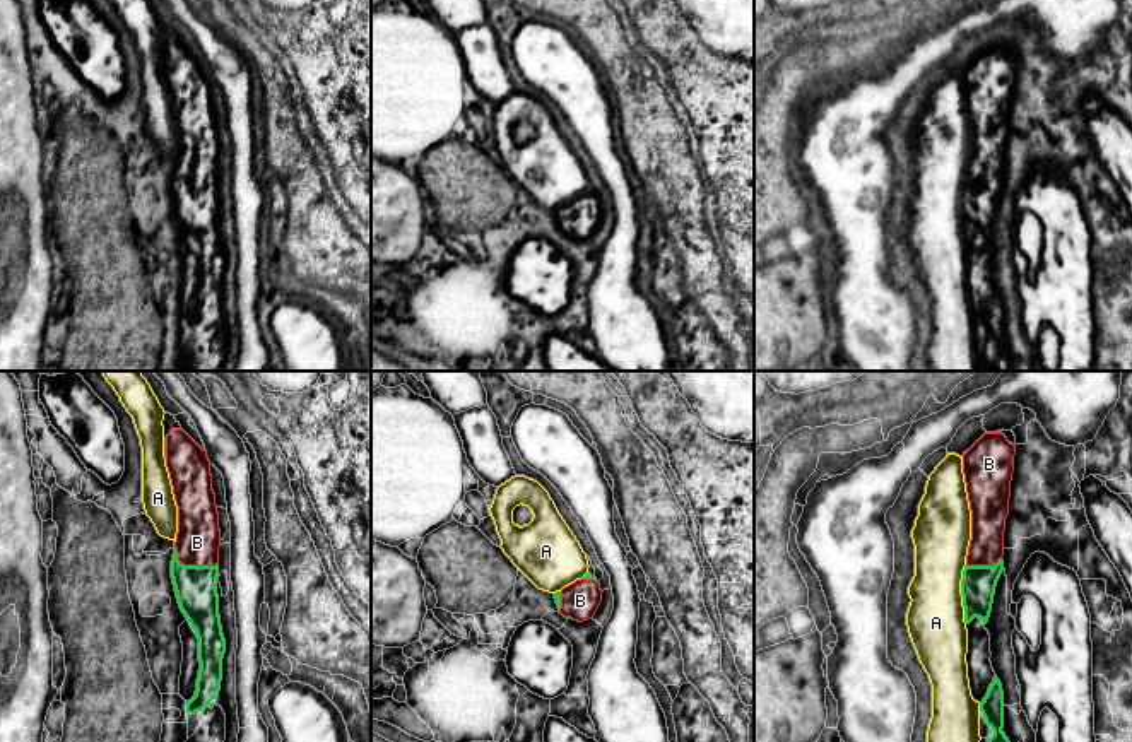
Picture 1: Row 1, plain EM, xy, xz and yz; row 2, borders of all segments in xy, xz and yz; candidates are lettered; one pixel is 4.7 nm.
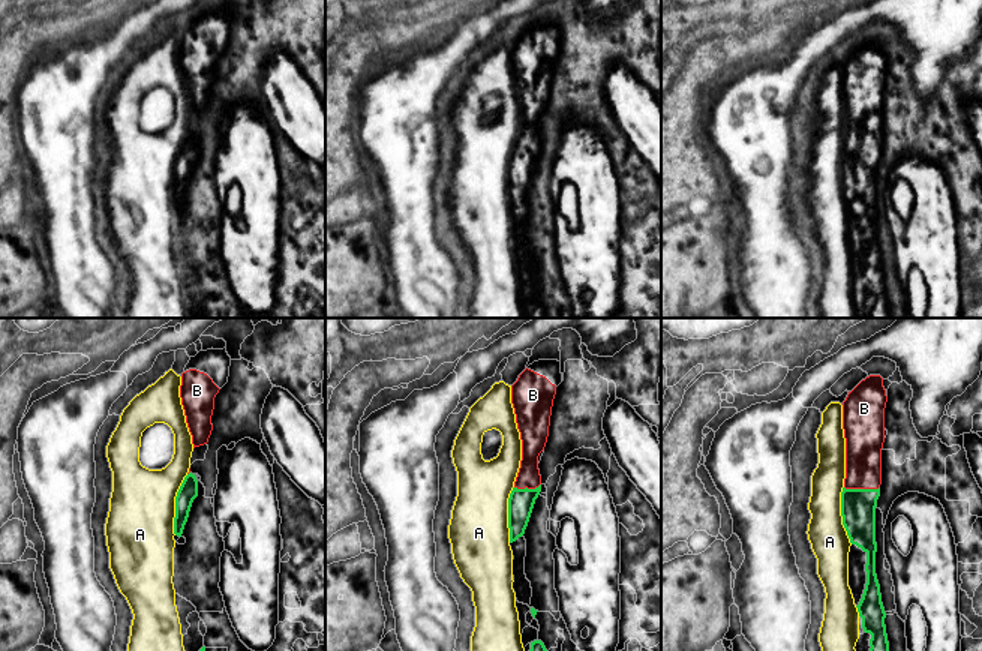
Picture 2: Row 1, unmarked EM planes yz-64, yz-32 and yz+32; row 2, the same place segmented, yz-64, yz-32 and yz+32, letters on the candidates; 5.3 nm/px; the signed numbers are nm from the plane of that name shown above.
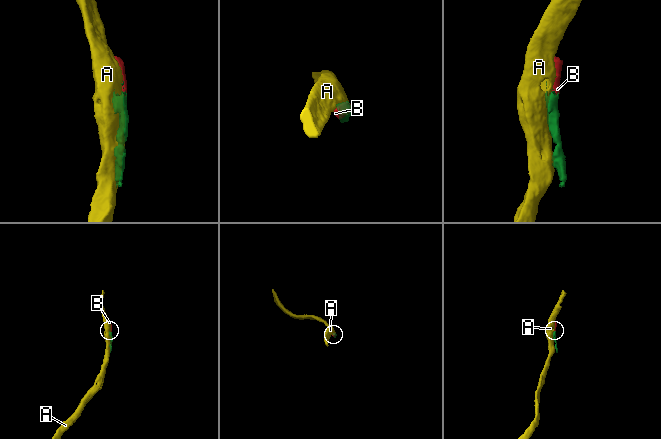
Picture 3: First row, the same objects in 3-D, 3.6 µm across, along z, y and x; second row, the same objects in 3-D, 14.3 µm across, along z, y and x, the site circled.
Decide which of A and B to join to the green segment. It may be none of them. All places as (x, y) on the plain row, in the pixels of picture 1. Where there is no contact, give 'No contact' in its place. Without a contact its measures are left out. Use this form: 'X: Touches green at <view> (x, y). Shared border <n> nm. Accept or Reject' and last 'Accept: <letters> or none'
A: Touches green at yz (961, 211). Shared border 280 nm. Reject
B: Touches green at xy (190, 183). Shared border 220 nm. Accept
Accept: B

